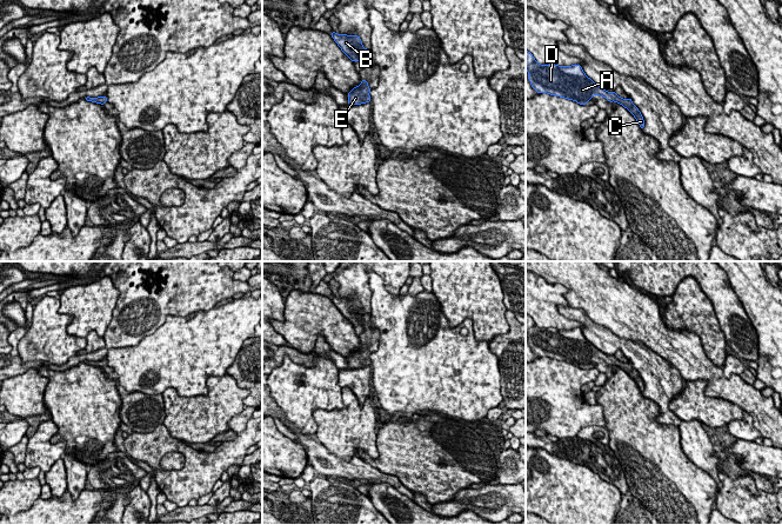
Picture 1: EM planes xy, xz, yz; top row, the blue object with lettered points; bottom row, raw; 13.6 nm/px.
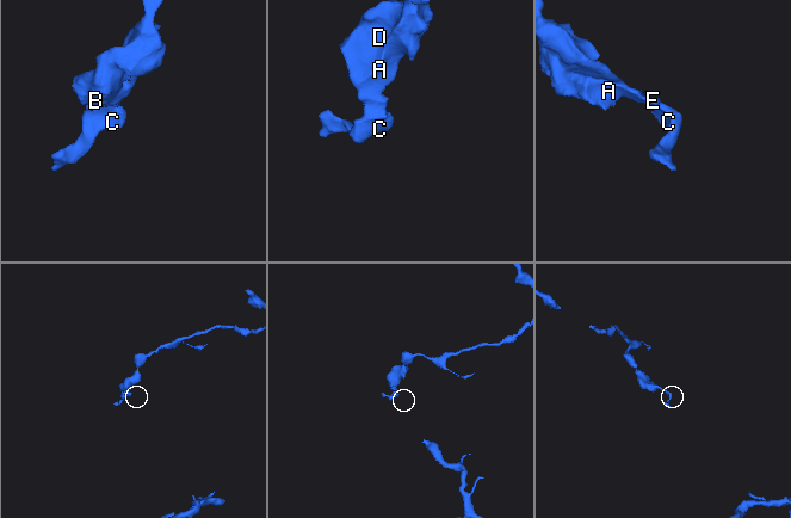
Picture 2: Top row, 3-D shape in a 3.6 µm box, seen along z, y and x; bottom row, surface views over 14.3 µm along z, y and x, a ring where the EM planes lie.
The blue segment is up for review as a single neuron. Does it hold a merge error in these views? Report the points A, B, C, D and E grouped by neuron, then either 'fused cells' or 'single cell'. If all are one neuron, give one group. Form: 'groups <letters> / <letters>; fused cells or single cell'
groups A B C D E; single cell

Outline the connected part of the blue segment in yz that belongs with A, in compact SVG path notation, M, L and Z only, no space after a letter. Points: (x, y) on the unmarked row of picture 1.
M526 314L526 333L528 334L528 343L532 351L537 357L548 357L566 361L583 370L597 358L604 360L609 366L615 365L626 371L635 380L641 393L644 391L643 380L630 361L622 363L614 354L604 354L584 338L581 328L540 328L533 318Z

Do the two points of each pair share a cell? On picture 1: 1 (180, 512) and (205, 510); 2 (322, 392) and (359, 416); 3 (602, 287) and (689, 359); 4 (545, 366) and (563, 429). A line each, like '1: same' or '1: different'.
1: same
2: different
3: same
4: same

